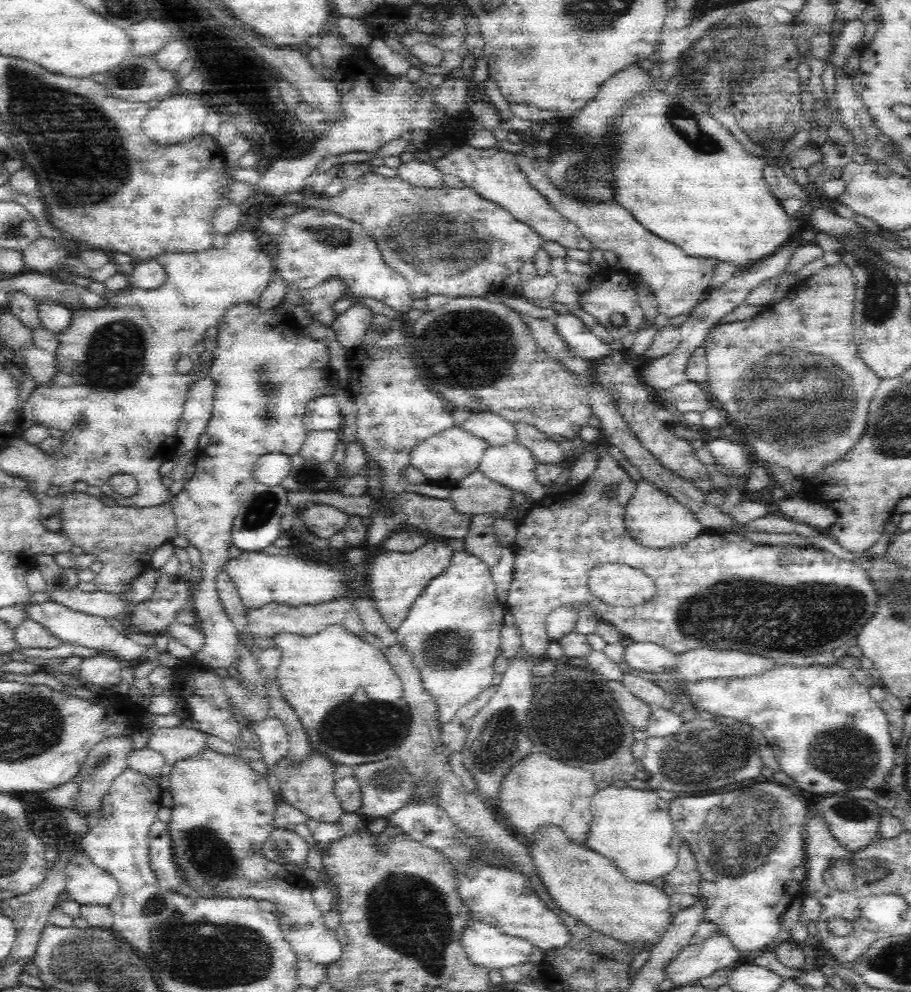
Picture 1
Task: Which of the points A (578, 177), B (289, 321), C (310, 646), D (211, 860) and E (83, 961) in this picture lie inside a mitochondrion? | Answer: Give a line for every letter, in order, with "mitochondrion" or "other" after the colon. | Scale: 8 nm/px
A: mitochondrion
B: other
C: other
D: mitochondrion
E: mitochondrion

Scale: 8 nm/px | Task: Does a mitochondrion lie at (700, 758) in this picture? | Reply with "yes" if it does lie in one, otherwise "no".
yes

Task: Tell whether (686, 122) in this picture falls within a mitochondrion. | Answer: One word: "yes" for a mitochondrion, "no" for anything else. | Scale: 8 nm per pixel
yes

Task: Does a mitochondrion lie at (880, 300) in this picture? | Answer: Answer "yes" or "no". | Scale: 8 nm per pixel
yes

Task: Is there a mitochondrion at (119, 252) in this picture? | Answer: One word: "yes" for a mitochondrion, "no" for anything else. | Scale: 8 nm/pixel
no

